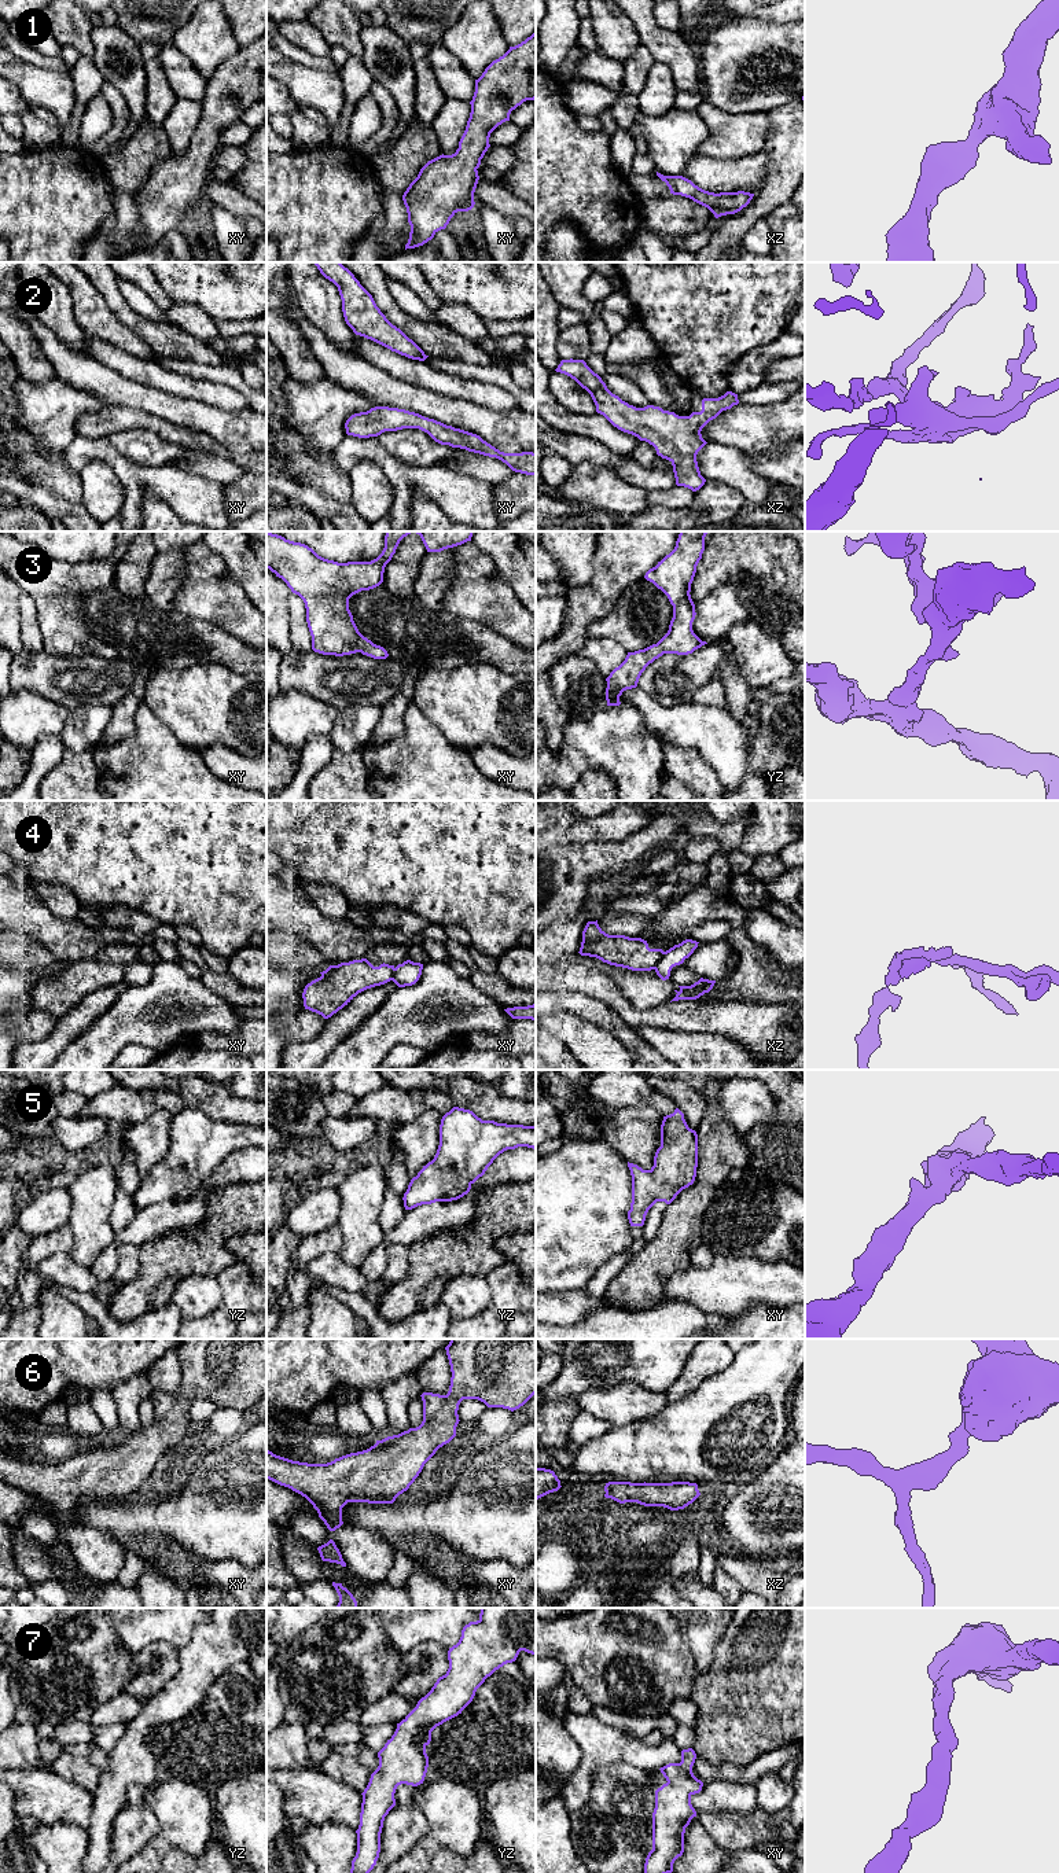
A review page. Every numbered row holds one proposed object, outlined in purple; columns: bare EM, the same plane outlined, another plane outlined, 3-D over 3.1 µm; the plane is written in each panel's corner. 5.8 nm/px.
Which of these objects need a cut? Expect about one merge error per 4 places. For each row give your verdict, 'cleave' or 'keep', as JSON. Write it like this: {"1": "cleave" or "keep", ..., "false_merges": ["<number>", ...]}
{"1": "keep", "2": "keep", "3": "keep", "4": "cleave", "5": "keep", "6": "keep", "7": "keep", "false_merges": ["4"]}

